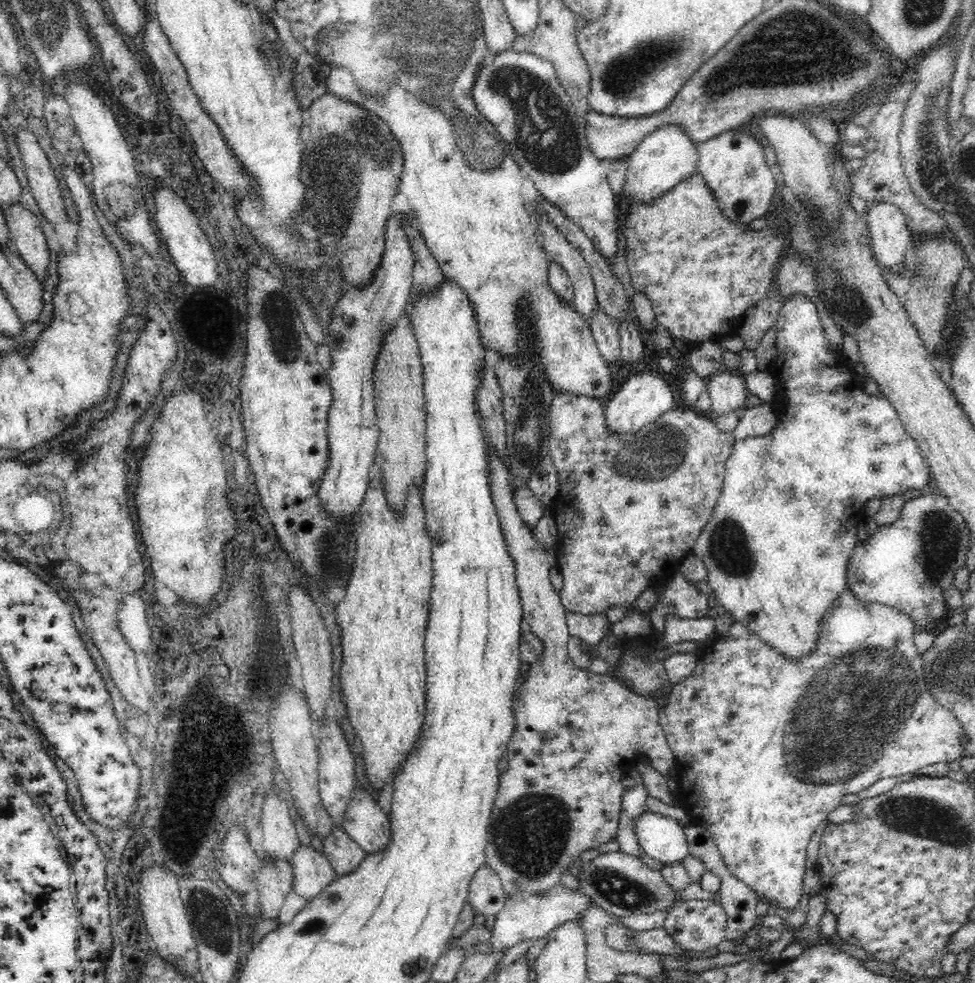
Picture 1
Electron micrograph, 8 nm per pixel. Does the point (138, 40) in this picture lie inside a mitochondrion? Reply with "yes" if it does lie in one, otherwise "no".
no

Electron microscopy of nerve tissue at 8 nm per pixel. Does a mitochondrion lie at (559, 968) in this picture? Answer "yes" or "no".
no

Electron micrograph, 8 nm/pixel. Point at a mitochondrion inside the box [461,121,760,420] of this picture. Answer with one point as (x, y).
(687, 218)

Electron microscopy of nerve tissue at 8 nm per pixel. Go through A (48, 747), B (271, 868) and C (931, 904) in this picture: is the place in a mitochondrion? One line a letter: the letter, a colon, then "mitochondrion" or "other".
A: other
B: mitochondrion
C: other

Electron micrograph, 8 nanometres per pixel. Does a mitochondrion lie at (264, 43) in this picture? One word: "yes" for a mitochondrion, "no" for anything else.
yes

